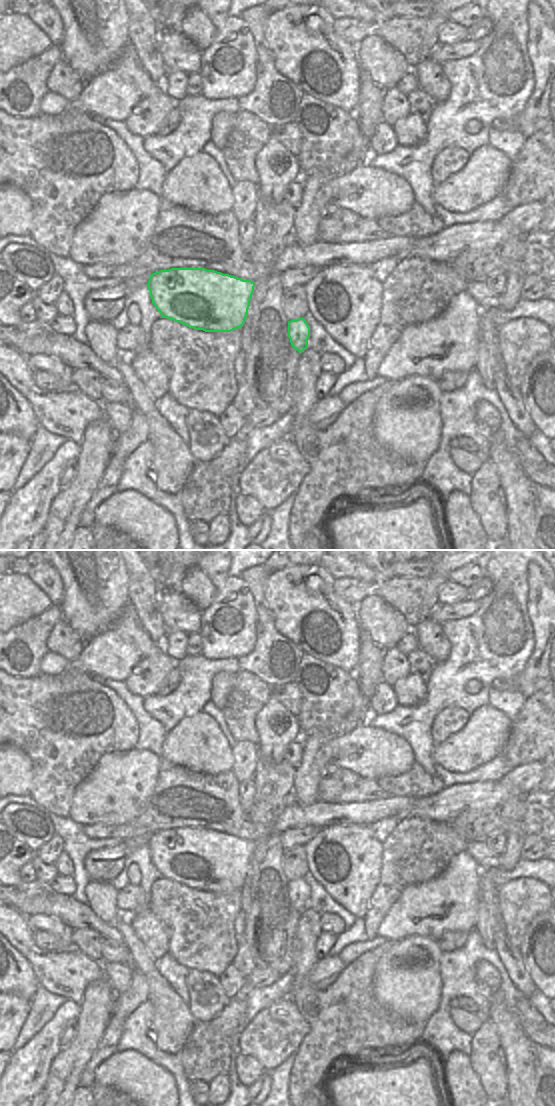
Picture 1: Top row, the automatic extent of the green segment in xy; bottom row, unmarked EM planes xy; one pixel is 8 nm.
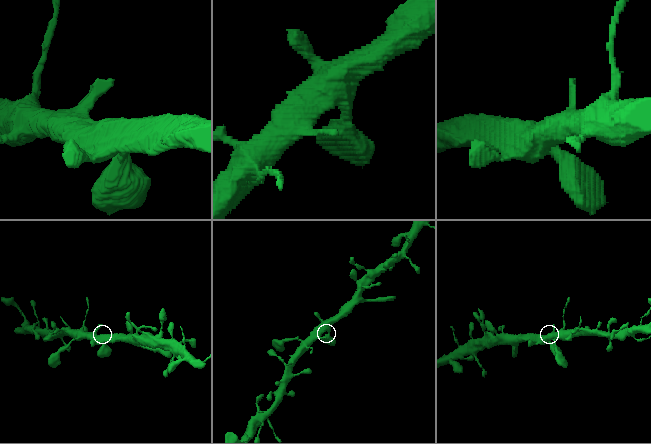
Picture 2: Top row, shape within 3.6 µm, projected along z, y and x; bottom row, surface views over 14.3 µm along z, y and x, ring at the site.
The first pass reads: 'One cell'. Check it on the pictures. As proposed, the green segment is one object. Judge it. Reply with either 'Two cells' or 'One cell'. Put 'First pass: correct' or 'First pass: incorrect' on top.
First pass: correct
One cell

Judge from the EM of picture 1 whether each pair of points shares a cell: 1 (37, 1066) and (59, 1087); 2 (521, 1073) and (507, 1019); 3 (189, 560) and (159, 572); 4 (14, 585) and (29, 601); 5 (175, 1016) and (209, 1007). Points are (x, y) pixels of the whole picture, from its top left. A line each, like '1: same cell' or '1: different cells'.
1: different cells
2: same cell
3: same cell
4: same cell
5: different cells

